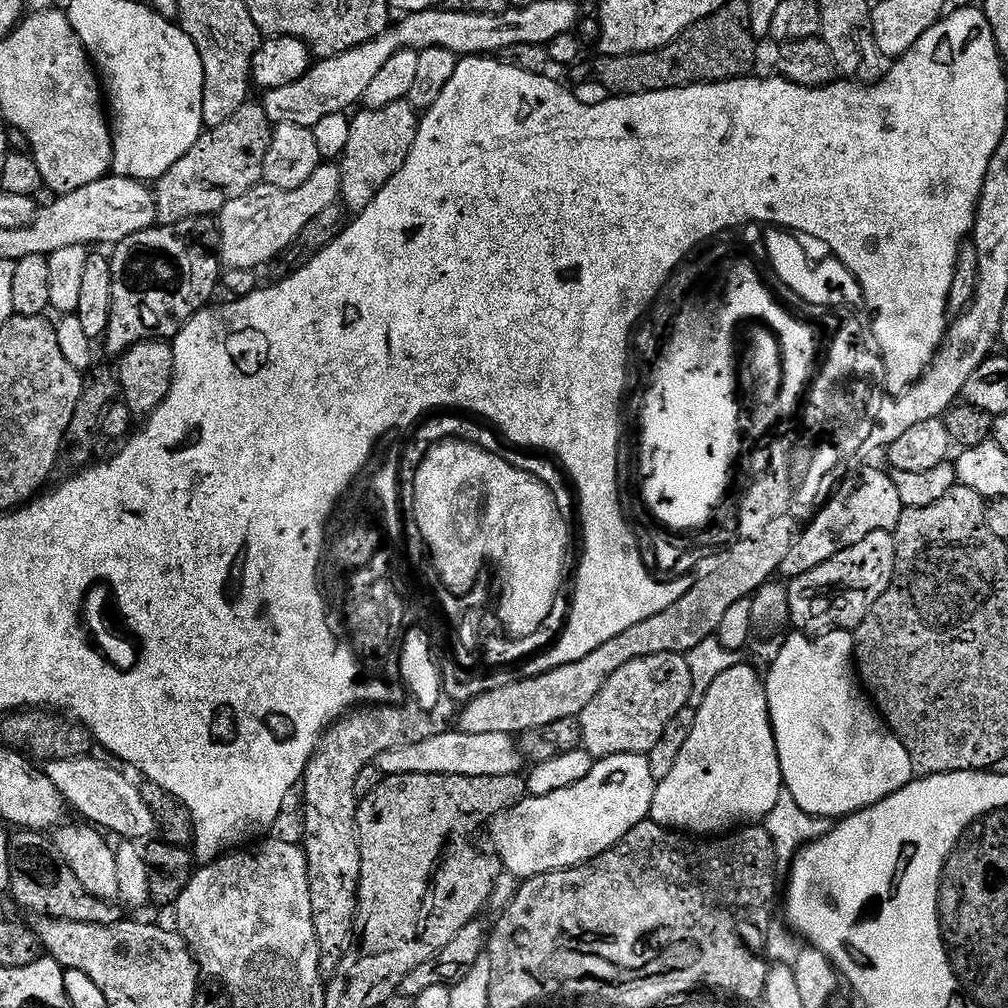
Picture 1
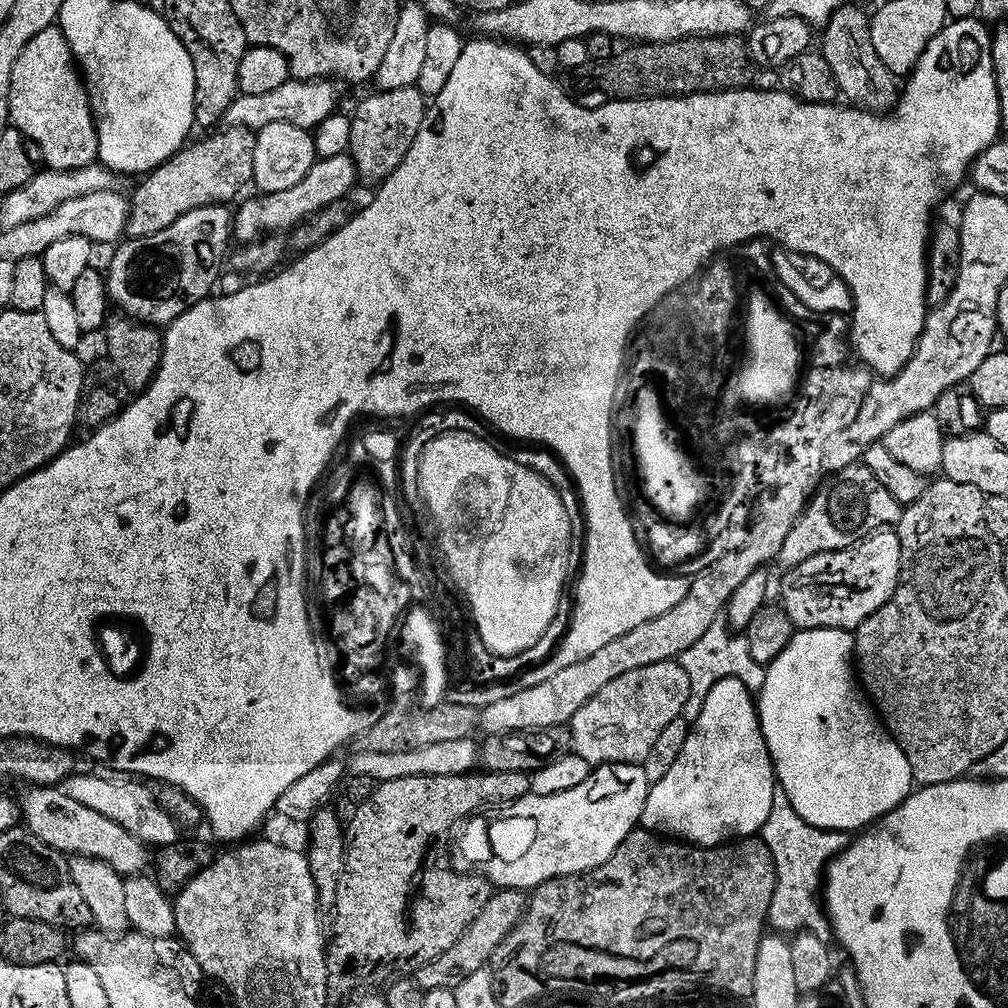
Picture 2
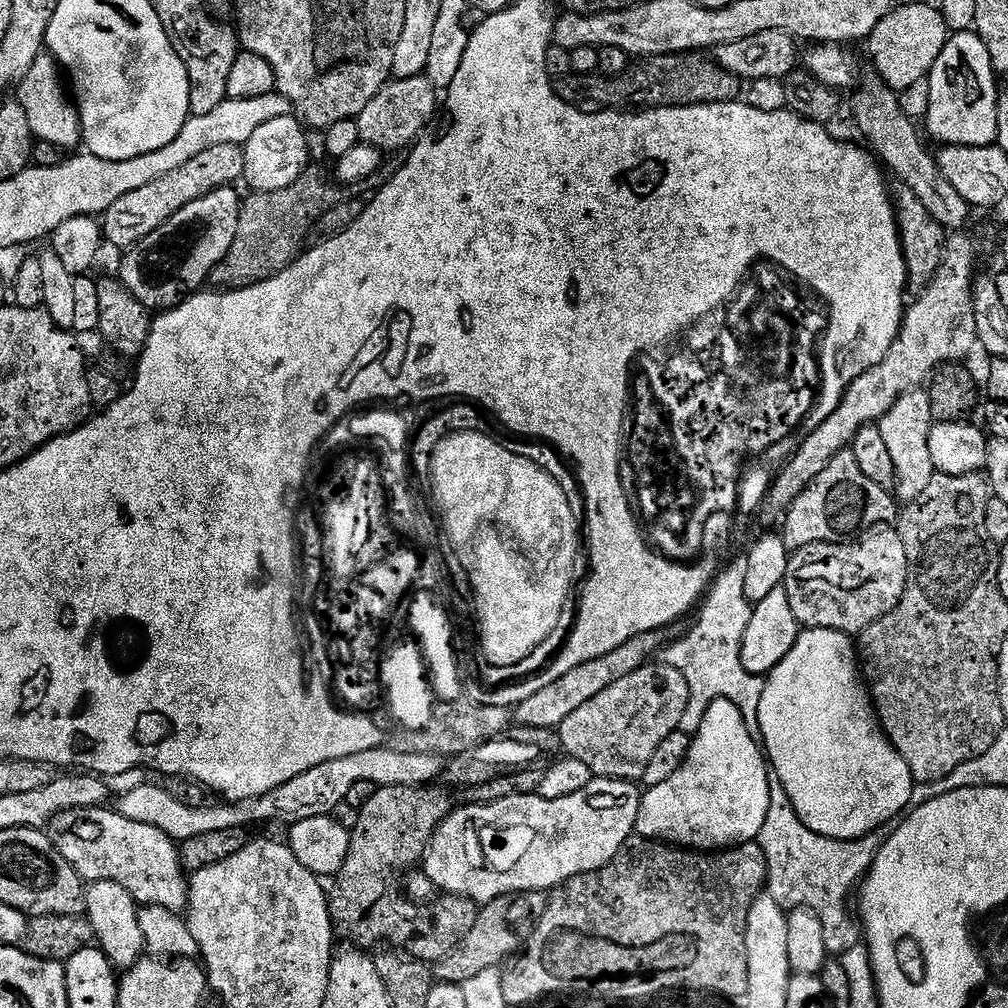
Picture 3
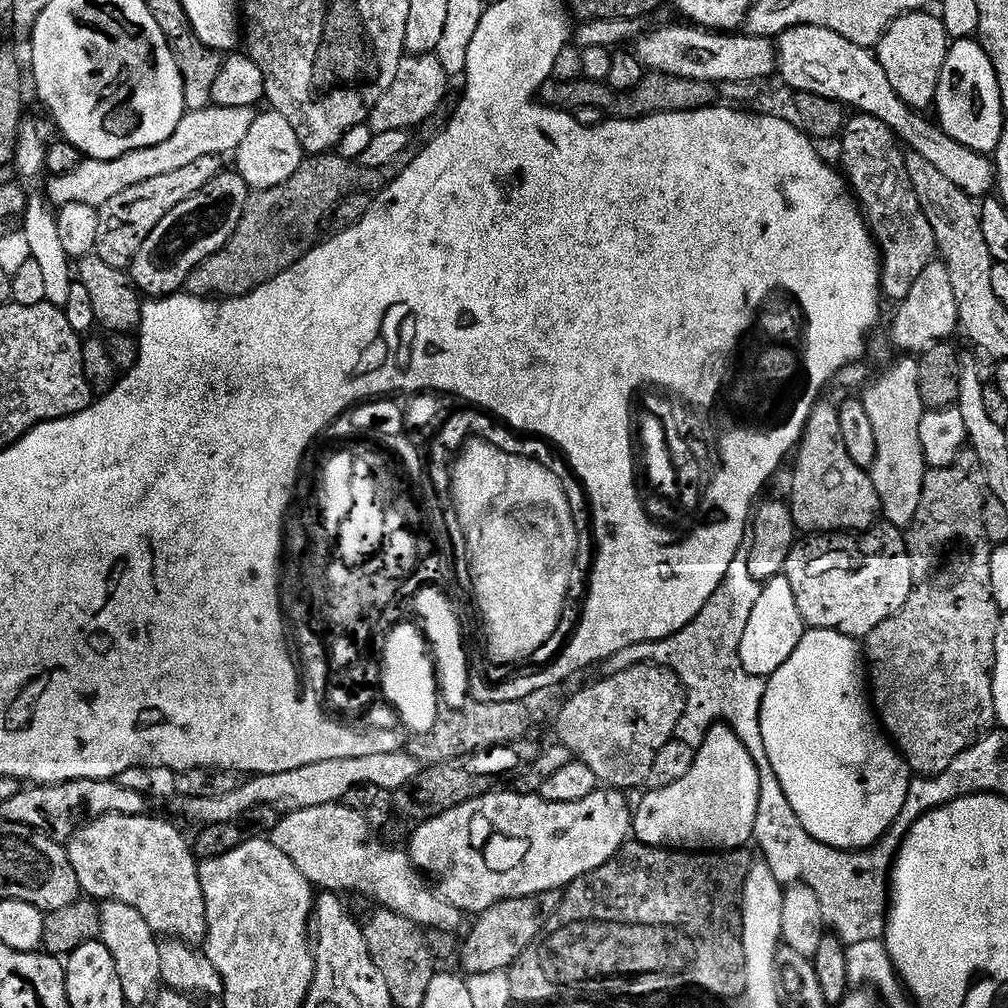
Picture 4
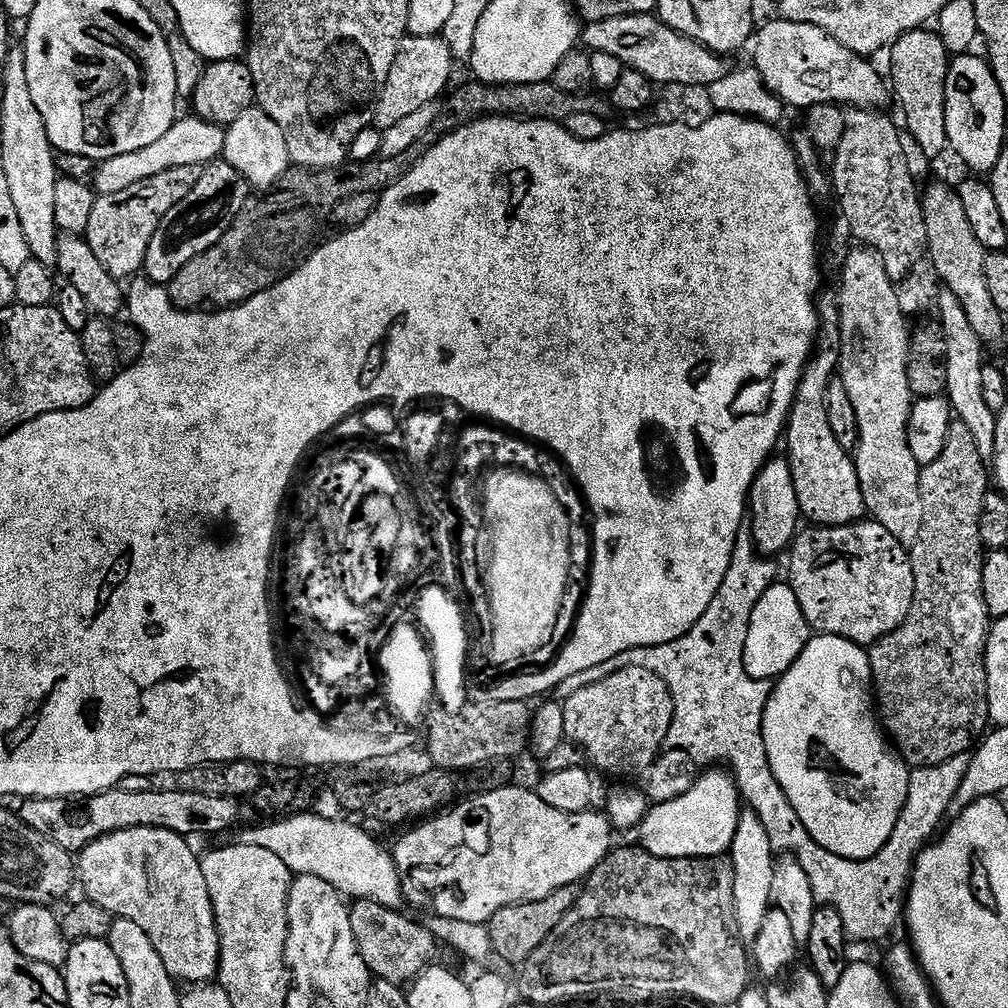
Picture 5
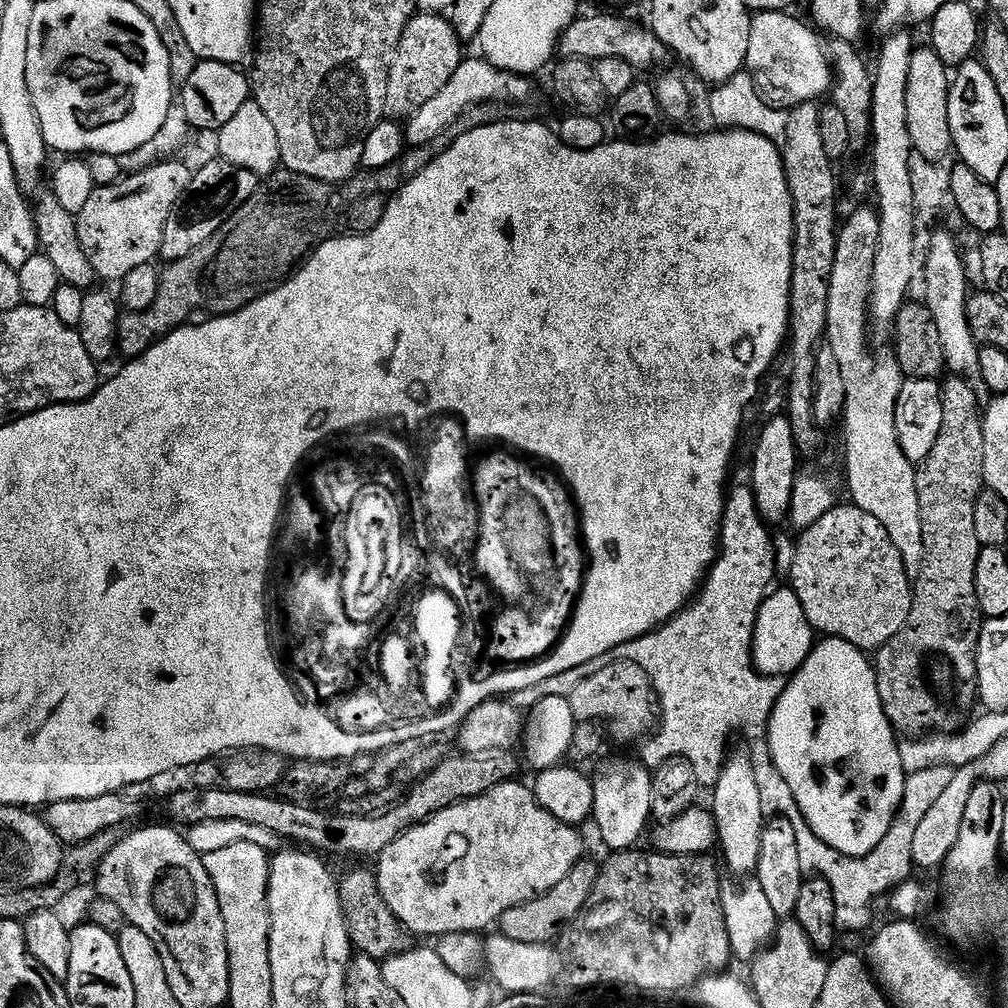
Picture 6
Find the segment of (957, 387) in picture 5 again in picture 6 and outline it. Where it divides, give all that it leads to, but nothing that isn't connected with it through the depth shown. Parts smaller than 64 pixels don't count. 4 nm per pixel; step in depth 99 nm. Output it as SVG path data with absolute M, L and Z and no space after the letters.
M942 230L933 233L933 242L925 256L922 269L925 274L923 303L928 305L930 314L934 314L934 326L938 326L938 338L942 338L942 354L947 371L968 382L979 381L978 354L981 345L977 344L970 330L970 322L966 318L966 306L970 295L968 272L964 269L964 262L950 233Z

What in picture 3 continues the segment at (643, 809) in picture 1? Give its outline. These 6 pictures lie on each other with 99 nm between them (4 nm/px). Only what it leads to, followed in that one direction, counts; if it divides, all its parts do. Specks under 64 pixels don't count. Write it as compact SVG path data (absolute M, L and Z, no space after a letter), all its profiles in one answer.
M602 776L593 778L586 786L582 786L582 790L578 790L578 794L570 794L566 798L547 800L538 794L515 795L491 802L472 802L469 803L469 808L457 807L438 825L436 833L430 838L428 847L425 848L422 857L422 870L430 878L432 885L441 893L449 896L465 896L466 899L473 900L478 906L489 904L494 898L505 896L511 892L544 892L545 890L557 888L558 885L565 884L566 881L578 874L593 872L609 864L618 854L620 847L627 842L628 837L633 835L642 795L641 789L639 787L636 789L636 787L637 785L631 780L611 780Z

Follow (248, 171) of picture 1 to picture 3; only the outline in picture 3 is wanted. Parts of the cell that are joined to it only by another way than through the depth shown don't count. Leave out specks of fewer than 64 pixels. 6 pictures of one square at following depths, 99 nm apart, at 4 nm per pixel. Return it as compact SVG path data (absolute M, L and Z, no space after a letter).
M241 145L210 146L210 150L190 158L186 166L181 166L163 178L154 178L154 182L149 182L147 186L142 186L130 194L122 194L122 198L118 198L118 202L114 202L114 206L110 206L103 213L103 239L107 243L109 240L119 250L135 248L142 238L174 218L174 214L178 214L182 206L190 206L190 202L198 202L198 198L206 198L206 194L219 188L235 185L235 180L239 181L243 175L244 149Z

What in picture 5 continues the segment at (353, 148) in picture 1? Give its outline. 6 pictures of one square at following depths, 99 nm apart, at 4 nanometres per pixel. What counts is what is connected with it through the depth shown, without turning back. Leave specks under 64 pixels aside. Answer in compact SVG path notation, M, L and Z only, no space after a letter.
M405 36L398 46L394 66L390 66L390 78L376 101L375 127L383 130L398 126L402 118L422 110L422 106L437 103L449 91L454 61L450 46L439 36Z

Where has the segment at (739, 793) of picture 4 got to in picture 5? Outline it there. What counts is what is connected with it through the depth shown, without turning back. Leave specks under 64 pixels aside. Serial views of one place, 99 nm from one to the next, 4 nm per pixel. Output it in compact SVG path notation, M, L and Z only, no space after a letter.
M724 772L697 775L694 786L690 786L686 794L661 804L652 804L638 829L639 847L658 858L689 860L699 856L725 855L731 849L738 830L742 797L735 779Z

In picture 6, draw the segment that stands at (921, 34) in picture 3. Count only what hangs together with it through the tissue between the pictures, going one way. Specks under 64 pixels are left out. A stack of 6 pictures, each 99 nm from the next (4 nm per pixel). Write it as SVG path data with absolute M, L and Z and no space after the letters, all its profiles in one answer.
M930 46L917 47L910 58L910 74L906 74L906 122L910 130L910 142L913 152L922 154L930 163L945 163L954 152L952 131L950 130L950 68L938 58Z

